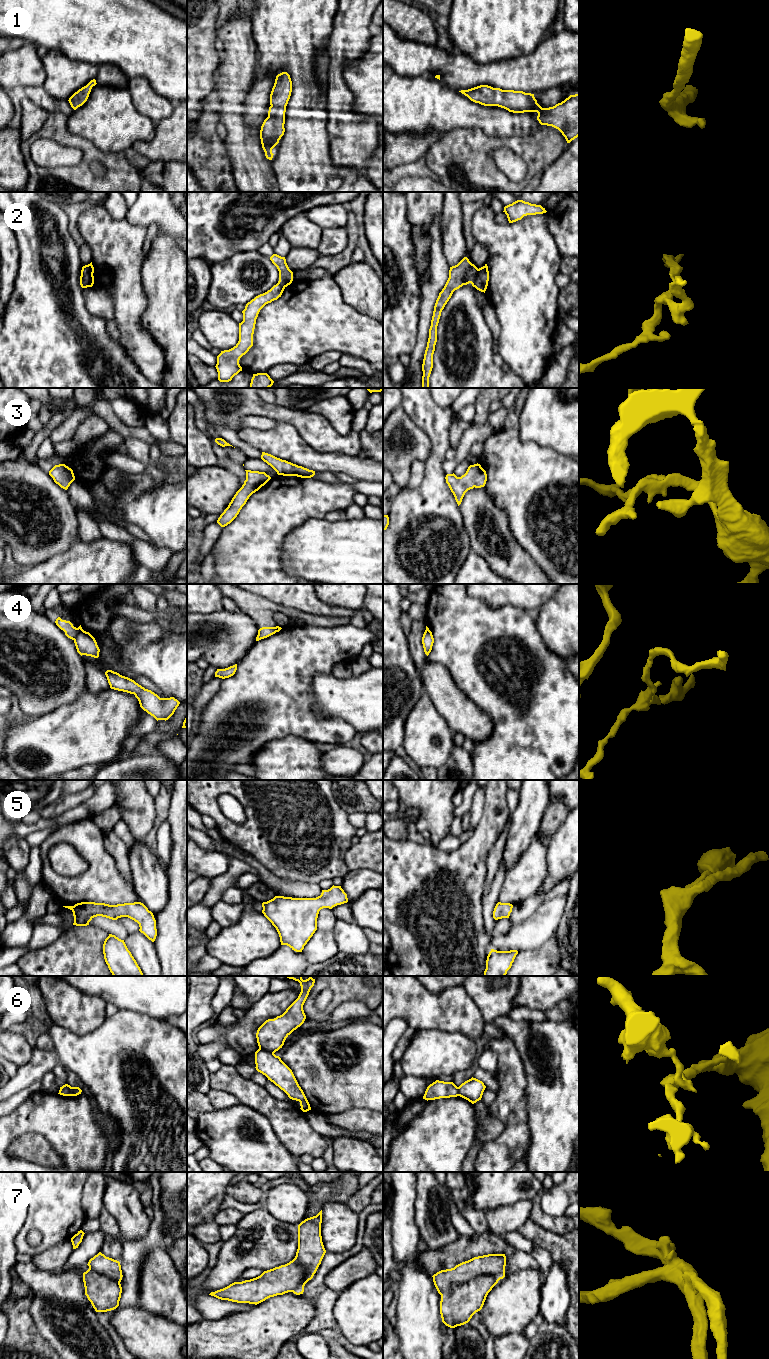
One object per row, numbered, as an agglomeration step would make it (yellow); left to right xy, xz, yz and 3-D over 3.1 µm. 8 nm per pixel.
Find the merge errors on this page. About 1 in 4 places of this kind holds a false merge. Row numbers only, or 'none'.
2, 4, 6

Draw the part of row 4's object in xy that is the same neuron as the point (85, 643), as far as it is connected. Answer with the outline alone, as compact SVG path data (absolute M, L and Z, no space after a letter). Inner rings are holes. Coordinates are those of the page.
M83 629L77 634L74 639L74 643L77 649L77 652L82 656L91 656L94 658L99 657L100 649L97 645L95 638Z

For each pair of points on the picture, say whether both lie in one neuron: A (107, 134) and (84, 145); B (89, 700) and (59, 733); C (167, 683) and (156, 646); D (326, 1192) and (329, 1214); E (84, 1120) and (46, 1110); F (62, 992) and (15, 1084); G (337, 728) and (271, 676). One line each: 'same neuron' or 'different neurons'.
A: different neurons
B: same neuron
C: same neuron
D: different neurons
E: same neuron
F: different neurons
G: same neuron

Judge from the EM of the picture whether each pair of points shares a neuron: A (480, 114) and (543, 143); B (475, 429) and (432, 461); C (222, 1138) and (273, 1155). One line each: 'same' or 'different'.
A: different
B: different
C: same

